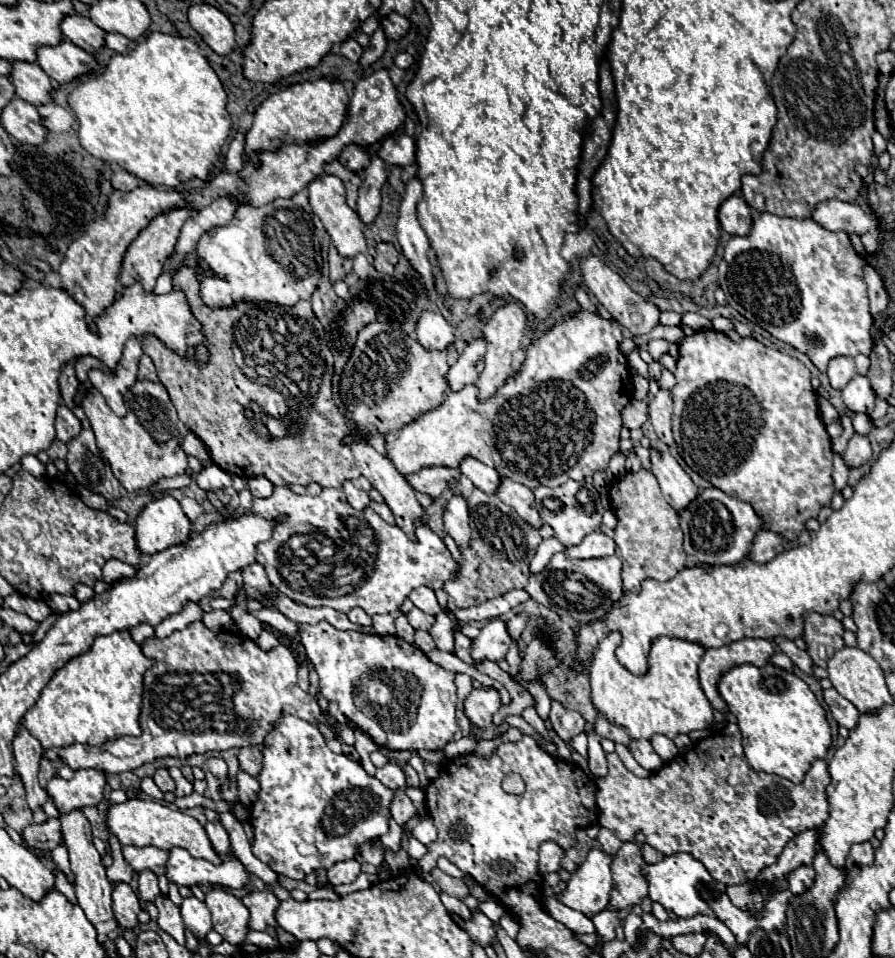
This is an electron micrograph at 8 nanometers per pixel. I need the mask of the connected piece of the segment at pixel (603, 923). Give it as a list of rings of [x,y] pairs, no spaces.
[[[602,910],[602,912],[598,912],[598,916],[592,918],[592,922],[596,926],[596,932],[604,938],[604,942],[614,940],[616,938],[616,928],[622,924],[616,910]]]

